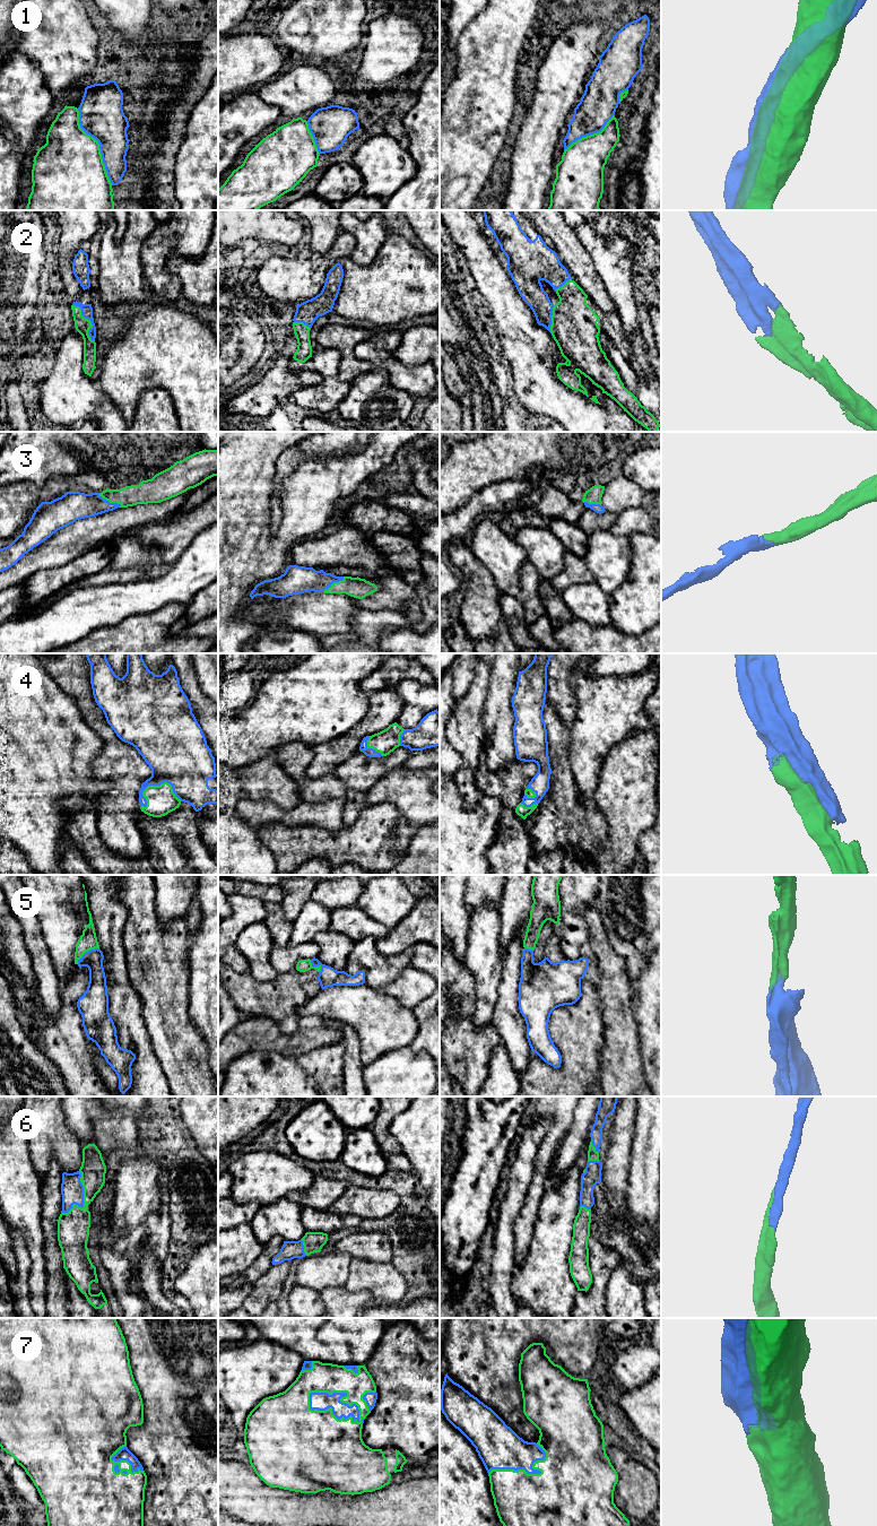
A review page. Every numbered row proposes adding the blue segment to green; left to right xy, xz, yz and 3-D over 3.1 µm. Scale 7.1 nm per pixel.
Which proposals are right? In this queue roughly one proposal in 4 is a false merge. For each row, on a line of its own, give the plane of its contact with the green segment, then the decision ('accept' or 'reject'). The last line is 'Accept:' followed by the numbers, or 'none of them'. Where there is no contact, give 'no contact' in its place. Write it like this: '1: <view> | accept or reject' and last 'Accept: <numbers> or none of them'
1: xy | reject
2: xy | accept
3: xy | accept
4: xy | accept
5: xy | accept
6: xy | accept
7: xz | accept
Accept: 2, 3, 4, 5, 6, 7

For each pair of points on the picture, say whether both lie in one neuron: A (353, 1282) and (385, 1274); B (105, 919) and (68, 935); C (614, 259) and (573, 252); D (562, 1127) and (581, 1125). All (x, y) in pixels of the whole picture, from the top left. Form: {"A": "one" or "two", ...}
{"A": "one", "B": "two", "C": "two", "D": "two"}

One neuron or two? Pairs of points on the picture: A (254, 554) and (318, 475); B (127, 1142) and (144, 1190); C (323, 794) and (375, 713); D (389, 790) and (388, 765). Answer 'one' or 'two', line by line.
A: one
B: two
C: two
D: two

